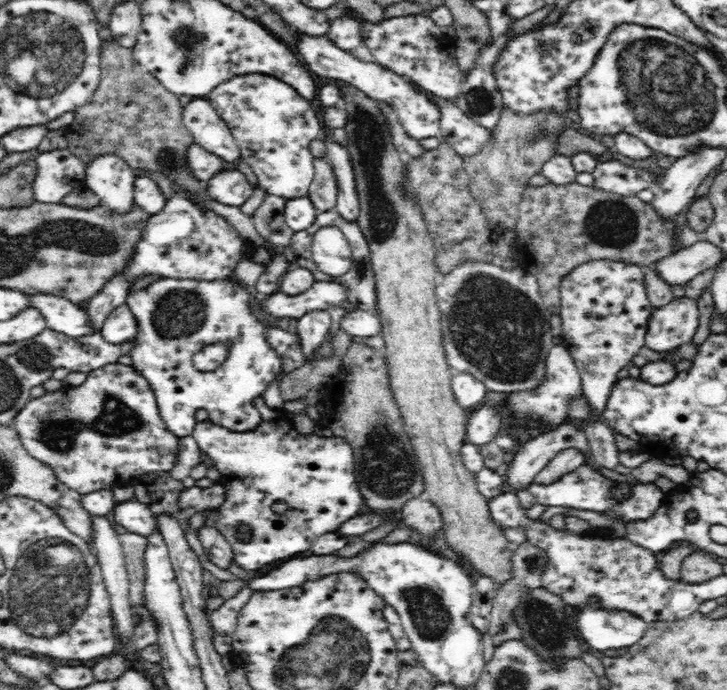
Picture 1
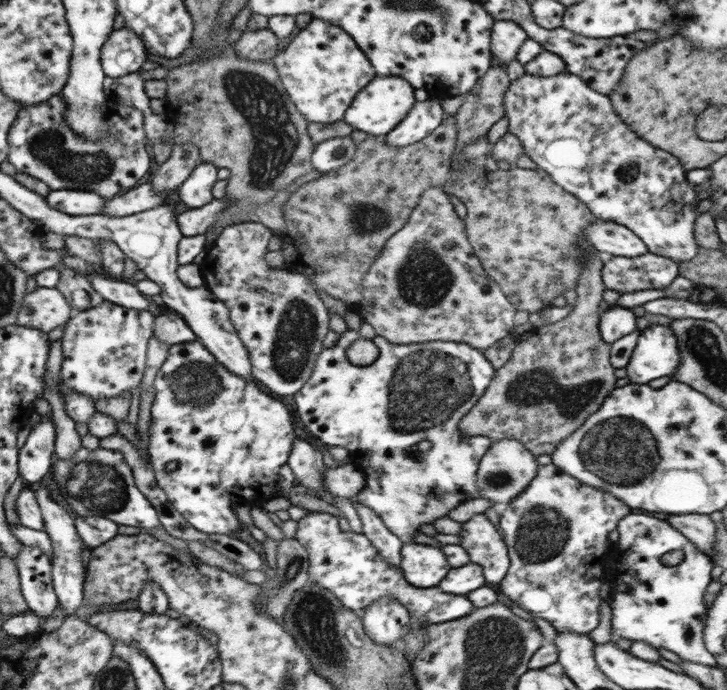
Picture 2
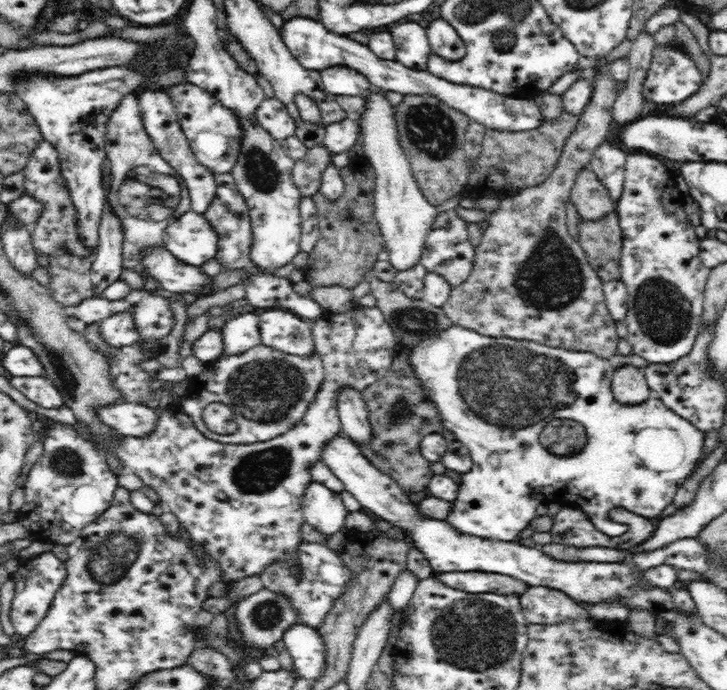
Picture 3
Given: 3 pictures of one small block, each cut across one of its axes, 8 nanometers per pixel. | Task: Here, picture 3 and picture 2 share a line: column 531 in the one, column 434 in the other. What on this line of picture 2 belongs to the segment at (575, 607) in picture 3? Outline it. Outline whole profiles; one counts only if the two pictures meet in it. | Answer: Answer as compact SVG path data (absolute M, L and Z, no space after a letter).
M309 512L298 520L295 538L308 551L309 583L332 592L344 607L362 614L376 600L396 598L408 609L410 617L418 617L430 625L468 616L474 610L475 606L467 596L445 594L437 587L417 588L409 584L401 568L390 566L368 537L353 531L342 532L338 519L326 512Z

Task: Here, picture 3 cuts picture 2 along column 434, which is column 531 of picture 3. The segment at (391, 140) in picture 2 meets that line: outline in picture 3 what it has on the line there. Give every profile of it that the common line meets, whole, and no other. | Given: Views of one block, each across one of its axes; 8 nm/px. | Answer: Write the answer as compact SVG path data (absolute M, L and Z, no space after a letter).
M295 17L282 24L279 31L281 40L289 52L308 70L322 71L332 66L346 66L361 72L373 88L392 91L403 95L432 95L442 99L451 108L466 114L471 121L484 125L487 129L503 131L529 131L540 126L546 117L531 99L509 97L484 88L454 84L434 76L428 70L406 68L400 62L384 60L374 55L370 48L351 40L346 35L329 32L319 21Z

